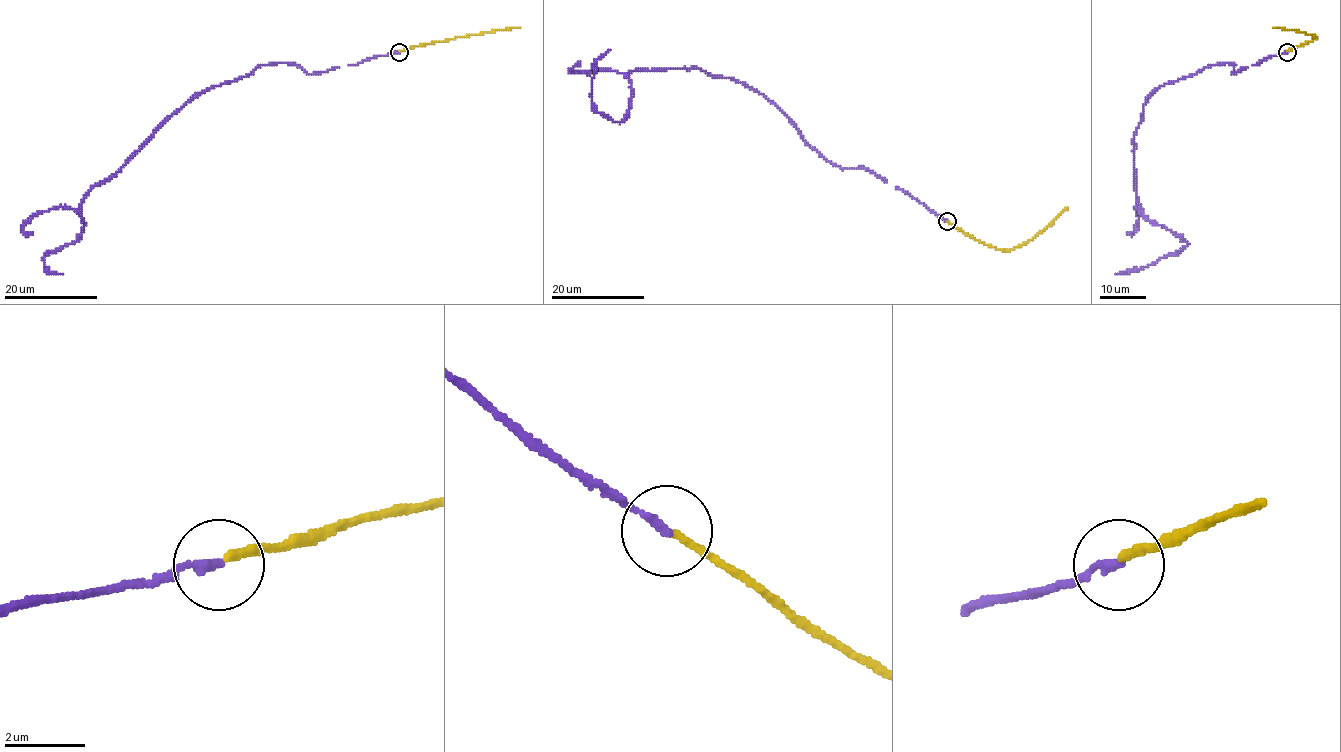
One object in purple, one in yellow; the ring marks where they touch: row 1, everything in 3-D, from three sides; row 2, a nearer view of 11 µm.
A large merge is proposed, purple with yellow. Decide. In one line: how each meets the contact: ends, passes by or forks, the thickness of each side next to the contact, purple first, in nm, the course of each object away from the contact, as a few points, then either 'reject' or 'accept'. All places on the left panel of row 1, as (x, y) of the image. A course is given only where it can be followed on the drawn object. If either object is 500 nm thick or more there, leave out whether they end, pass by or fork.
purple ends | yellow ends | 220/170 nm | purple via (400, 51), (315, 73), (263, 64), (188, 99), (86, 195), (80, 235), (43, 257), (48, 271), (62, 274) | yellow via (400, 51), (519, 27) | reject

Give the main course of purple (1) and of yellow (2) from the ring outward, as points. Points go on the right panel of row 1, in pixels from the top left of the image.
1: (1286, 51), (1233, 73), (1212, 64), (1147, 99), (1135, 195), (1188, 243), (1116, 274)
2: (1286, 51), (1316, 37), (1273, 27)

